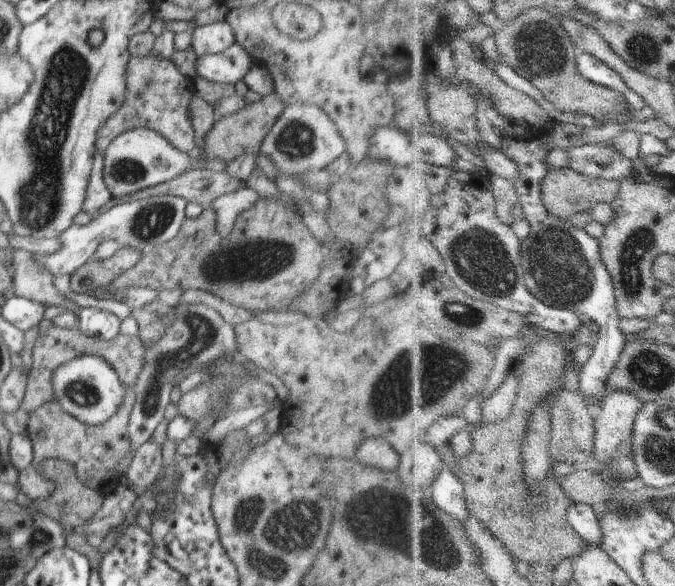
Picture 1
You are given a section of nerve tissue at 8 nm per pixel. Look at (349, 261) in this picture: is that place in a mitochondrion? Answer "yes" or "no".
no

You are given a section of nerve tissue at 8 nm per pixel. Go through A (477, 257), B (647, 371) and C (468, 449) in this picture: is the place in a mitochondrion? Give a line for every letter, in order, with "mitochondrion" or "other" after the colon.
A: mitochondrion
B: mitochondrion
C: other

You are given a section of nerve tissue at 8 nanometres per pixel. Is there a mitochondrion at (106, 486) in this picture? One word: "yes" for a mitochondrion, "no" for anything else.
no

